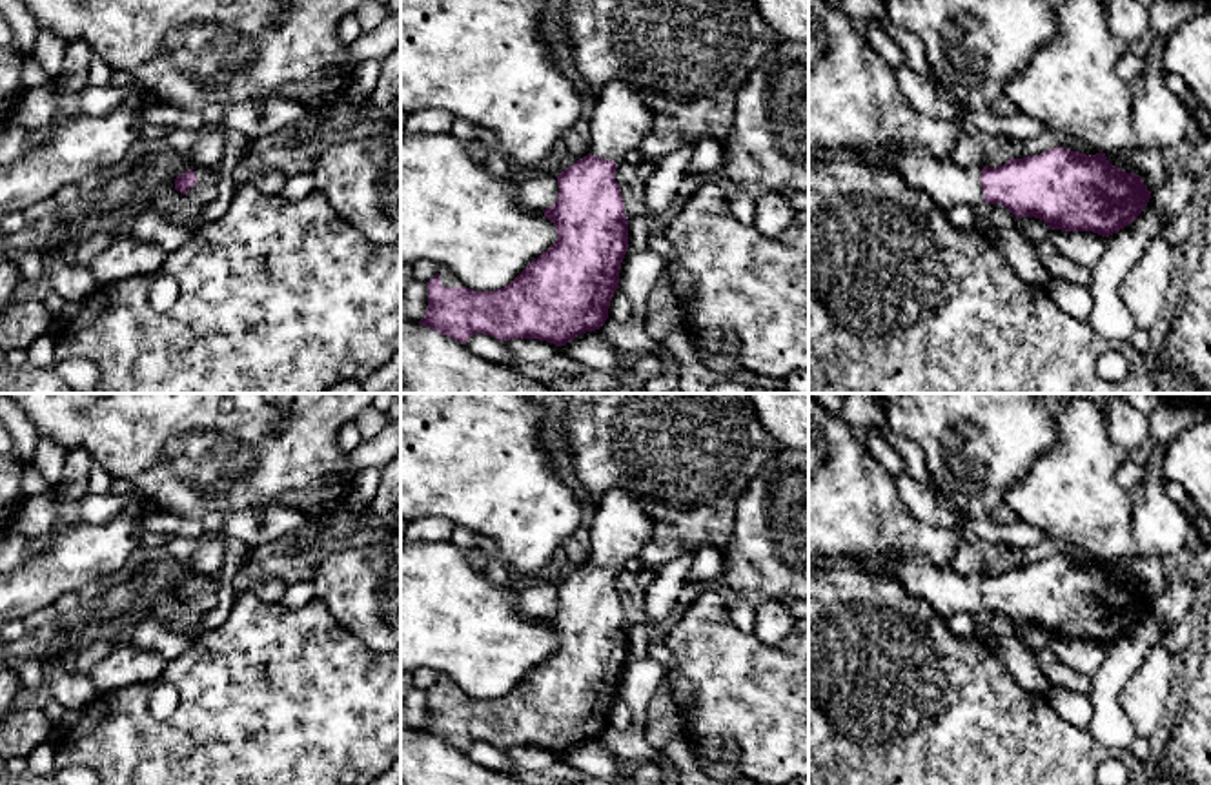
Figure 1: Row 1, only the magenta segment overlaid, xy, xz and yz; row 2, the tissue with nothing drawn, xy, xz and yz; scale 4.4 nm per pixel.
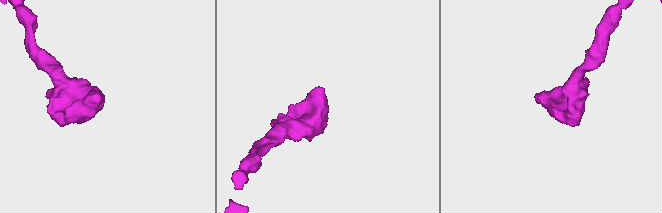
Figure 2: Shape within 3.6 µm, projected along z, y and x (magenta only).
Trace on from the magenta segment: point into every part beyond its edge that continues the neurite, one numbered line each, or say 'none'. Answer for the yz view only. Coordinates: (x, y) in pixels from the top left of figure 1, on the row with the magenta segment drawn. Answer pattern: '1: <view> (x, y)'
1: yz (947, 184)

